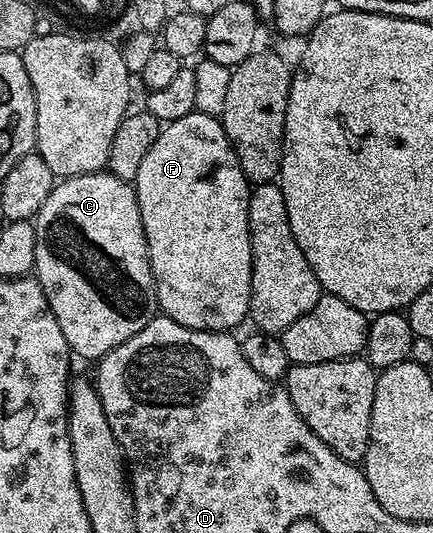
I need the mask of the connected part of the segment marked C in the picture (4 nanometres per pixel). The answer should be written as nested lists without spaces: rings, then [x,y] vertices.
[[[109,172],[83,174],[57,181],[46,196],[46,204],[34,219],[34,277],[42,284],[46,300],[66,336],[66,344],[77,359],[99,360],[118,348],[130,336],[142,332],[150,320],[157,317],[156,285],[148,259],[148,245],[138,212],[136,191],[131,181],[124,181]]]

